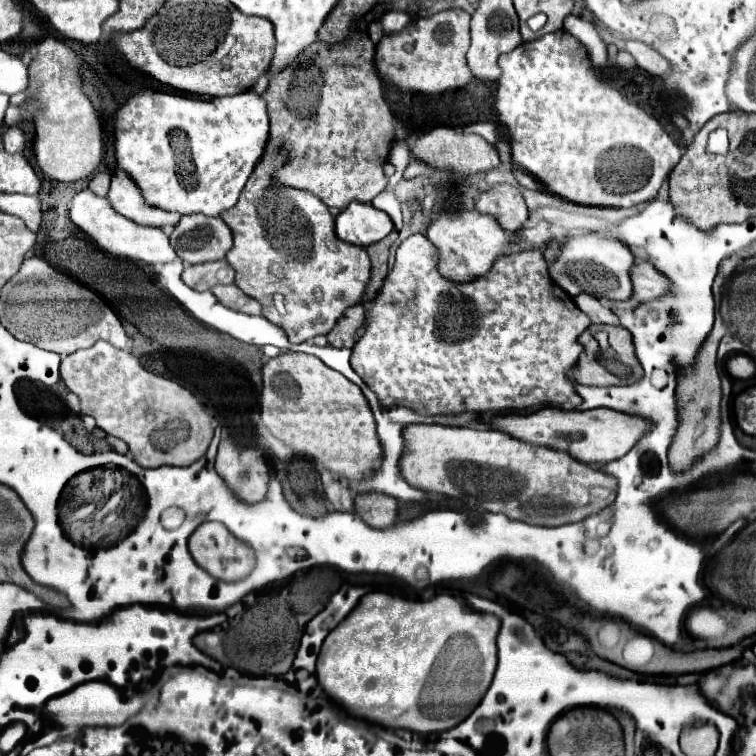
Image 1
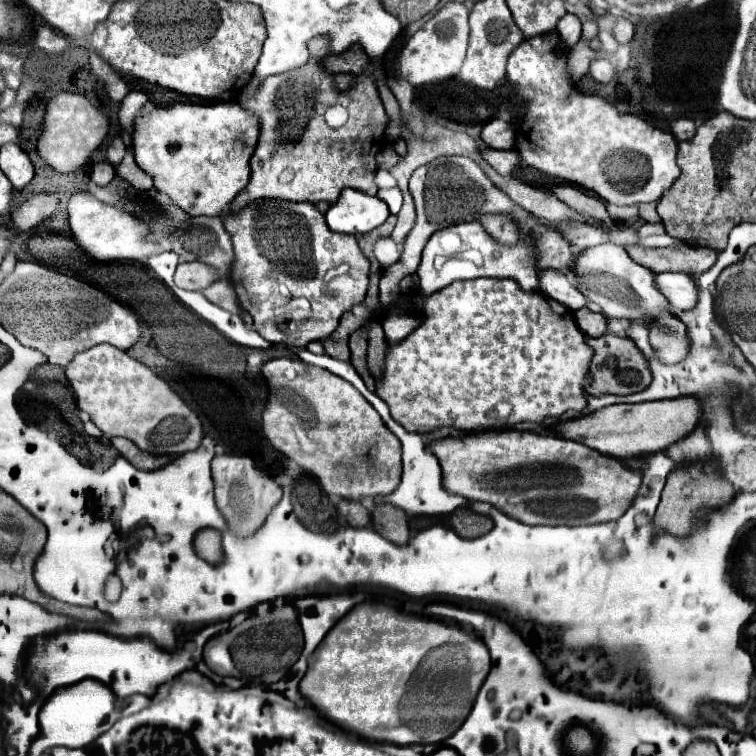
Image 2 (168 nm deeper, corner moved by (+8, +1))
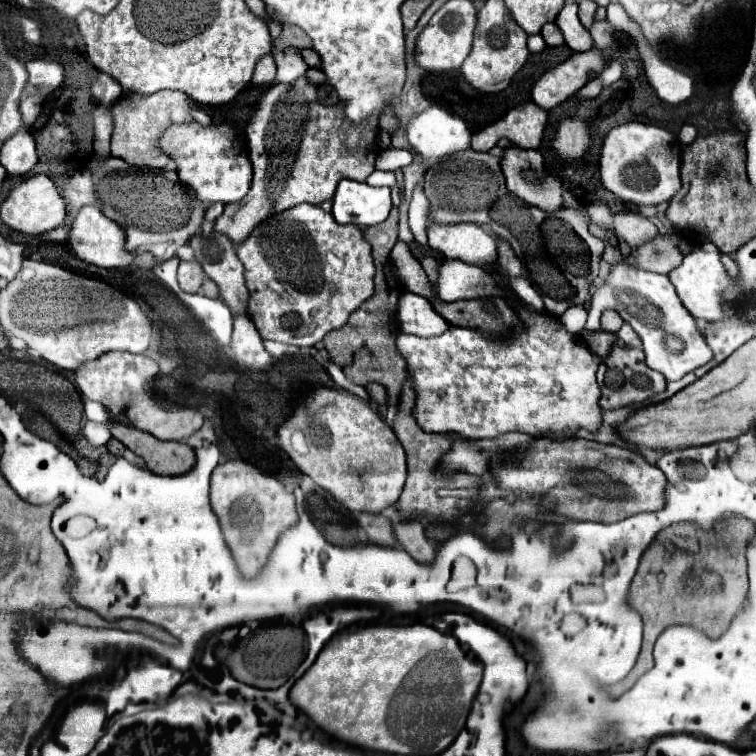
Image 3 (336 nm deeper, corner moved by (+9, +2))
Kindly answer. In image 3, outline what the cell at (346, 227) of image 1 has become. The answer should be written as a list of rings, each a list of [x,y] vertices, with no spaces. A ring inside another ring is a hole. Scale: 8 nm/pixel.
[[[343,179],[333,197],[333,217],[341,225],[371,227],[383,223],[391,211],[389,187],[371,187]]]

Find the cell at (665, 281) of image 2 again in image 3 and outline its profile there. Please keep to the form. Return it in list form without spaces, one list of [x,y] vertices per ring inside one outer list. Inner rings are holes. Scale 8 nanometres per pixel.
[[[703,243],[695,247],[685,259],[683,265],[675,267],[675,271],[669,271],[669,281],[677,289],[677,295],[687,307],[687,311],[695,319],[705,319],[705,321],[717,321],[723,317],[721,303],[735,303],[739,299],[739,293],[735,291],[735,281],[725,273],[721,261],[719,261],[719,249],[713,243]]]

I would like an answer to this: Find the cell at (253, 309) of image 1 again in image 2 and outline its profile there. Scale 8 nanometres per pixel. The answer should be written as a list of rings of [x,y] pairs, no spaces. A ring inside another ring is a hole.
[[[216,280],[214,284],[210,284],[206,290],[204,290],[204,296],[218,304],[220,308],[232,312],[232,314],[240,314],[240,304],[238,304],[238,298],[236,298],[236,292],[234,292],[234,286],[230,284],[230,280]]]

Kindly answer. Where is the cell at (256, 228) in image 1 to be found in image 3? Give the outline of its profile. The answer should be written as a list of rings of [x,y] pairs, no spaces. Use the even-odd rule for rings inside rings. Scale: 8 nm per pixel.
[[[301,203],[267,217],[245,241],[237,245],[237,257],[245,265],[245,285],[249,289],[247,315],[263,339],[297,347],[313,347],[329,331],[341,329],[349,315],[373,295],[375,267],[371,247],[363,239],[361,229],[355,225],[339,225],[333,215],[325,213],[319,205]]]

